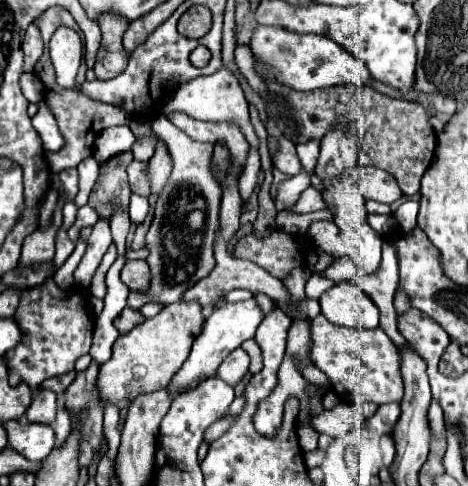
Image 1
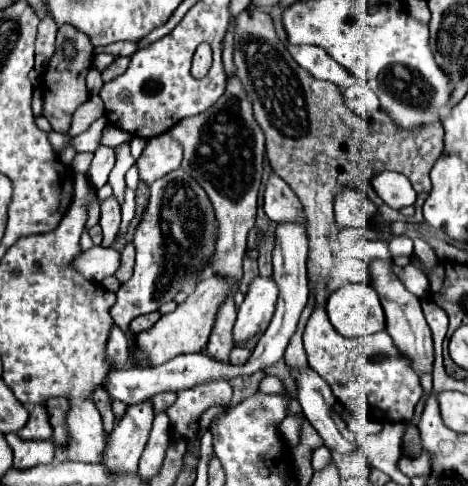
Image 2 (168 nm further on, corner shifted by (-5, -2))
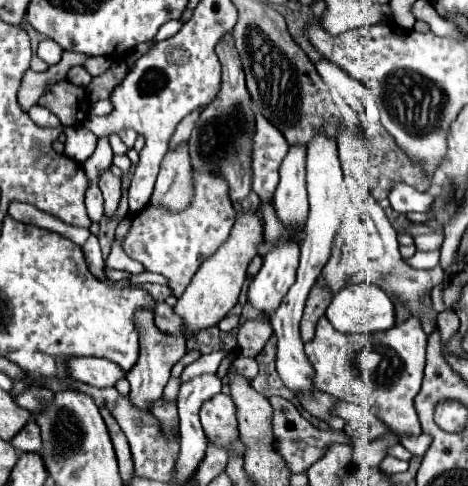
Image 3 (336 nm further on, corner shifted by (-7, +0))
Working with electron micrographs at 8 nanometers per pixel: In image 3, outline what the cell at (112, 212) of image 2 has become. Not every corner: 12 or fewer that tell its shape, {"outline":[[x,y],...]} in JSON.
{"outline":[[103,171],[99,187],[105,215],[115,217],[121,201],[121,179]]}

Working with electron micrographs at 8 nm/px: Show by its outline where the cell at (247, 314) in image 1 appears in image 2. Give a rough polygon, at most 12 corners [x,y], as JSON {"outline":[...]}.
{"outline":[[257,275],[237,311],[235,343],[269,327],[279,287]]}

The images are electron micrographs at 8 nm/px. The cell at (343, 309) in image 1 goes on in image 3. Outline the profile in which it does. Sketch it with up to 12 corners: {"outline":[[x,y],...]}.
{"outline":[[375,283],[345,285],[327,319],[341,333],[395,325],[391,297]]}

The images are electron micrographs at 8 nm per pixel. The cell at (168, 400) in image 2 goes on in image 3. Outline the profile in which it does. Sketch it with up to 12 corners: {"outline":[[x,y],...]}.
{"outline":[[197,351],[185,353],[183,359],[173,367],[171,377],[179,377],[181,371],[199,359]]}

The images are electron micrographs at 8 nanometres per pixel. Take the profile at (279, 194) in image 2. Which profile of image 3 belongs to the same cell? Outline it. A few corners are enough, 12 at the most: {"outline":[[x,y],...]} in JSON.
{"outline":[[257,113],[253,191],[273,203],[283,135]]}

